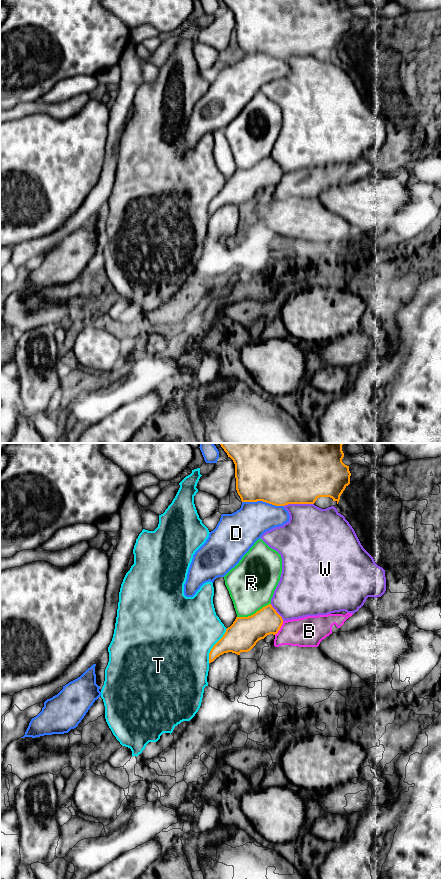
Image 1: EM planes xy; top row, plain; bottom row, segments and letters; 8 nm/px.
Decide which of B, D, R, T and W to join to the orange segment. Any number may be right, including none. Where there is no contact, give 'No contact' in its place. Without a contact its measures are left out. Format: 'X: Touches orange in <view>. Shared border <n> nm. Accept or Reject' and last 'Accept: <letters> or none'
B: Touches orange in xy. Shared border 130 nm. Reject
D: Touches orange in xy. Shared border 340 nm. Reject
R: Touches orange in xy. Shared border 300 nm. Reject
T: Touches orange in xy. Shared border 320 nm. Reject
W: Touches orange in xy. Shared border 240 nm. Reject
Accept: none

